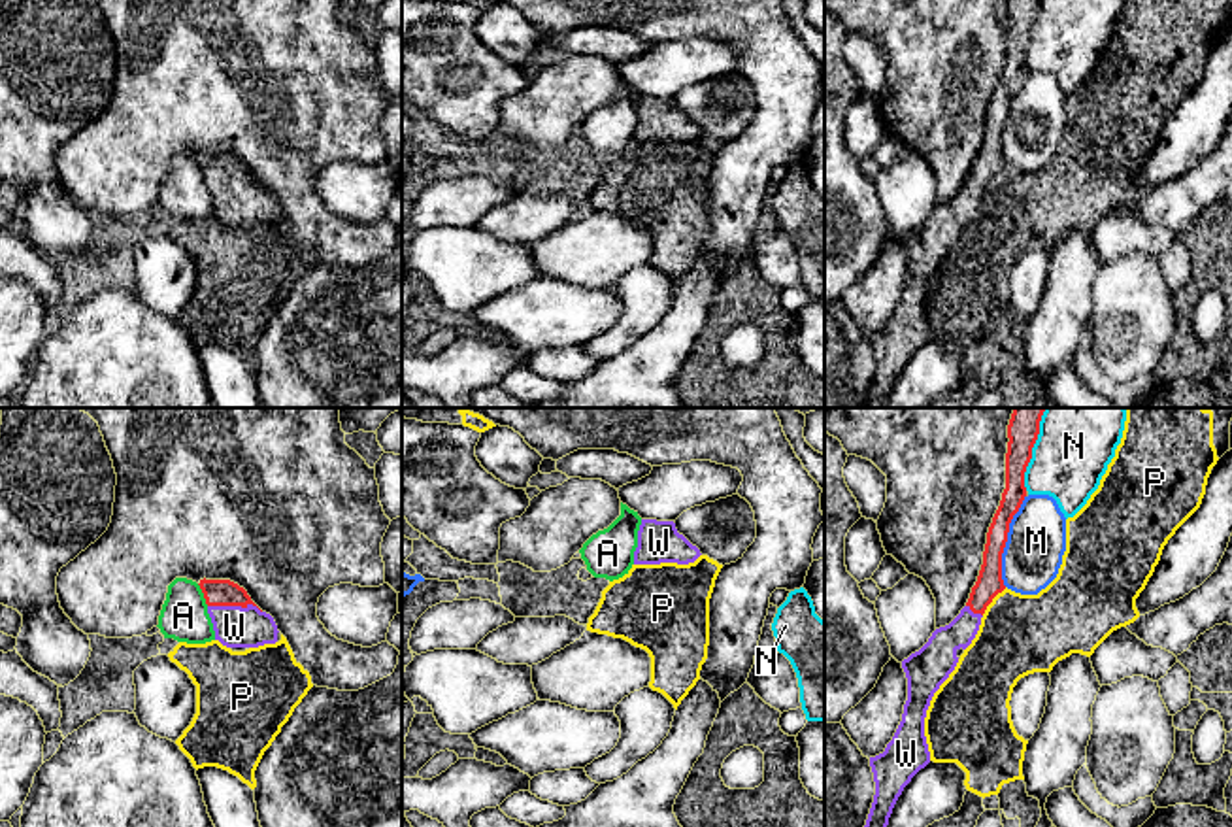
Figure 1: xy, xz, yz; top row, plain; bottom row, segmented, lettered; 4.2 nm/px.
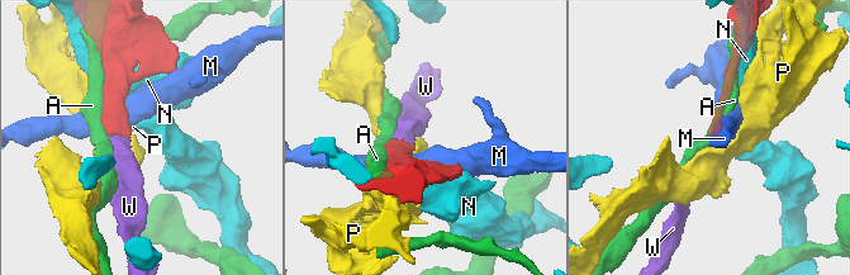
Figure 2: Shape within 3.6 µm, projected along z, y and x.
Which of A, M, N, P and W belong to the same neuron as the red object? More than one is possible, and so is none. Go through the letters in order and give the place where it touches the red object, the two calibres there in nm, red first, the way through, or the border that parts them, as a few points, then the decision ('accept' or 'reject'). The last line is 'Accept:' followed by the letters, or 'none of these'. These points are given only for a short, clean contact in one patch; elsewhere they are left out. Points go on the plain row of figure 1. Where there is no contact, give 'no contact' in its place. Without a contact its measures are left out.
A: meets red in xy at (204, 172); 110 nm thick on the red side, 200 nm on the other; reject
M: meets red in yz at (1006, 118); 110 nm thick on the red side, 260 nm on the other; reject
N: meets red in yz at (1031, 34); 120 nm thick on the red side, 320 nm on the other; reject
P: meets red in yz at (991, 178); 110 nm thick on the red side, 340 nm on the other; reject
W: meets red in xy at (234, 182); 110 nm thick on the red side, 180 nm on the other; runs through xy (216, 168), (234, 182), (234, 204); accept
Accept: W

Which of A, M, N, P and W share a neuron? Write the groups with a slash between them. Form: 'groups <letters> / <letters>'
groups A / M / N / P / W

